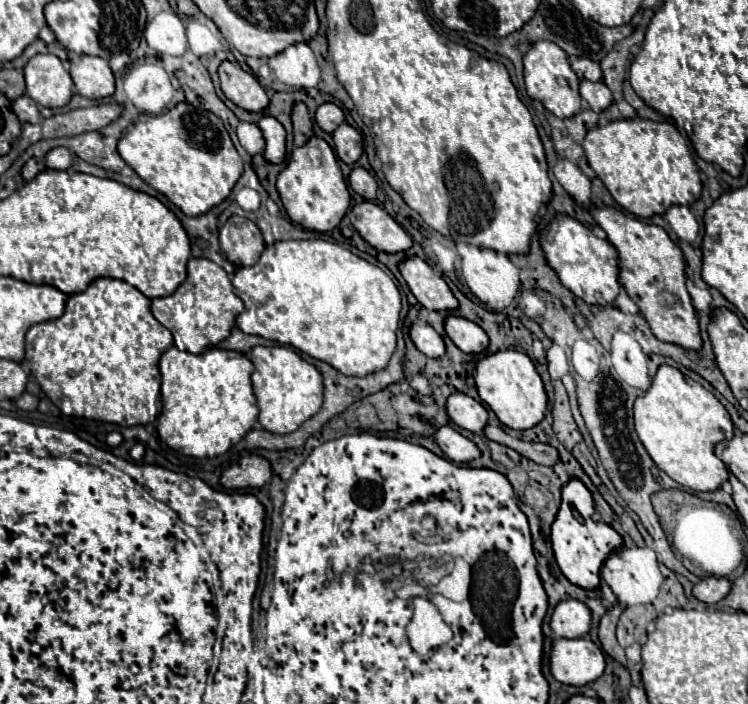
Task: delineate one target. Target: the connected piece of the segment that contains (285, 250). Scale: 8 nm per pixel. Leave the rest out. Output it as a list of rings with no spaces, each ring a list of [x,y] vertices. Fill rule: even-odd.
[[[284,240],[266,246],[254,266],[238,268],[232,286],[246,310],[238,316],[244,334],[262,336],[282,346],[292,346],[316,360],[328,362],[344,376],[364,376],[384,370],[396,350],[396,330],[400,322],[400,292],[390,276],[378,266],[328,240]]]

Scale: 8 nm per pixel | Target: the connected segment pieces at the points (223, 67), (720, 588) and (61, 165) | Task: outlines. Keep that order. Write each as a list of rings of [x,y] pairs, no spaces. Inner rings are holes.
[[[228,60],[220,64],[218,74],[224,96],[238,108],[244,108],[248,112],[262,112],[268,106],[268,94],[254,74],[244,72],[238,64],[232,64]]]
[[[708,576],[704,580],[700,580],[694,586],[694,596],[706,604],[718,604],[732,588],[732,582],[728,578],[716,578],[716,576]]]
[[[52,148],[46,154],[46,168],[50,168],[50,170],[72,168],[72,152],[68,148]]]

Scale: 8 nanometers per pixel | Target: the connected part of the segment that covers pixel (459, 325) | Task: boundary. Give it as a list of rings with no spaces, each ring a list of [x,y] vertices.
[[[450,316],[446,320],[446,334],[466,354],[480,354],[488,348],[486,332],[466,318]]]

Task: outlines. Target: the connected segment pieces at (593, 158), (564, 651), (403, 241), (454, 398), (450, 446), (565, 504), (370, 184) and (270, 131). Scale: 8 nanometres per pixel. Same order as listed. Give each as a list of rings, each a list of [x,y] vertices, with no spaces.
[[[622,118],[608,122],[606,126],[596,126],[588,130],[584,142],[584,152],[588,158],[590,168],[596,172],[596,176],[604,182],[612,198],[630,214],[638,218],[650,218],[654,214],[664,214],[670,206],[682,204],[690,206],[700,198],[702,182],[698,174],[698,166],[690,154],[688,142],[682,138],[682,134],[676,130],[670,122],[652,122],[646,118]]]
[[[556,638],[550,656],[550,672],[562,684],[586,686],[604,672],[602,650],[586,638]]]
[[[360,202],[350,212],[350,222],[358,234],[376,250],[394,254],[404,252],[412,246],[412,238],[402,230],[400,224],[378,204]]]
[[[452,394],[446,402],[446,410],[450,420],[468,432],[482,432],[488,424],[486,408],[466,394]]]
[[[452,426],[438,428],[434,438],[436,438],[436,444],[452,462],[470,462],[480,458],[478,446],[472,440],[464,438],[460,432],[456,432]]]
[[[570,480],[568,486],[562,490],[562,504],[560,510],[550,526],[550,540],[554,558],[562,570],[562,574],[576,586],[584,590],[596,590],[600,586],[600,568],[604,560],[622,546],[622,536],[608,526],[606,522],[592,520],[594,514],[594,500],[588,488],[580,480]]]
[[[354,168],[350,178],[348,178],[352,190],[356,194],[360,194],[364,200],[376,200],[376,192],[378,192],[378,186],[376,186],[376,180],[370,176],[368,170],[364,168]]]
[[[262,116],[258,122],[264,140],[266,140],[266,150],[264,150],[264,158],[272,164],[280,164],[284,160],[286,154],[286,132],[284,126],[272,118],[272,116]]]

